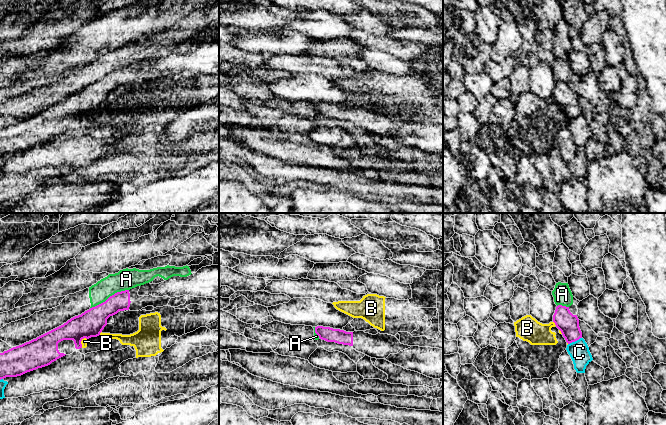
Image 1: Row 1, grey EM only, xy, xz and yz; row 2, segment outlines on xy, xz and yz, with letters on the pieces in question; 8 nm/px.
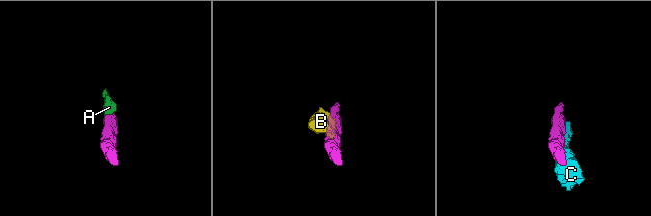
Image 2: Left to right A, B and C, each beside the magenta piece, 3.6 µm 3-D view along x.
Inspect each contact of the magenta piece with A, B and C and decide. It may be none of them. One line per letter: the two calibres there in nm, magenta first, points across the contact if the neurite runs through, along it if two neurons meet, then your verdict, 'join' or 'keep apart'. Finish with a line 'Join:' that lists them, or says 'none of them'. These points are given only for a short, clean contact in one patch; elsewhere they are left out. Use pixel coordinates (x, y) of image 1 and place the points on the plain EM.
A: calibres 200 and 170 nm; border xy (128, 65), (117, 67), (104, 77), (90, 84); keep apart
B: calibres 170 and 200 nm; border yz (553, 97), (556, 101); keep apart
C: calibres 170 and 160 nm; keep apart
Join: none of them

